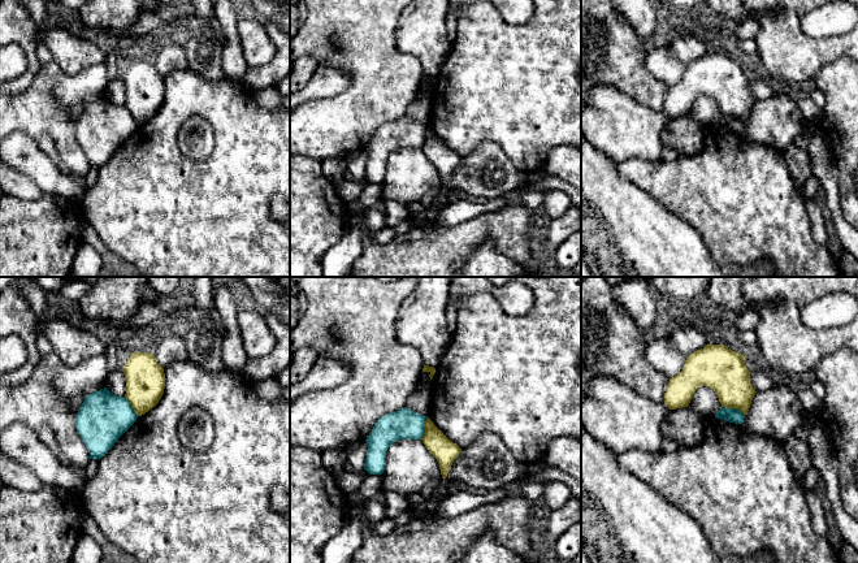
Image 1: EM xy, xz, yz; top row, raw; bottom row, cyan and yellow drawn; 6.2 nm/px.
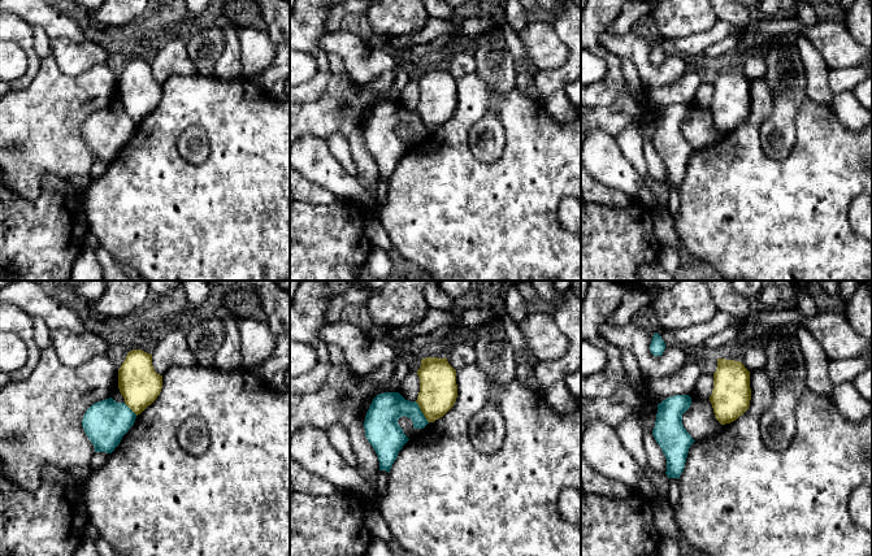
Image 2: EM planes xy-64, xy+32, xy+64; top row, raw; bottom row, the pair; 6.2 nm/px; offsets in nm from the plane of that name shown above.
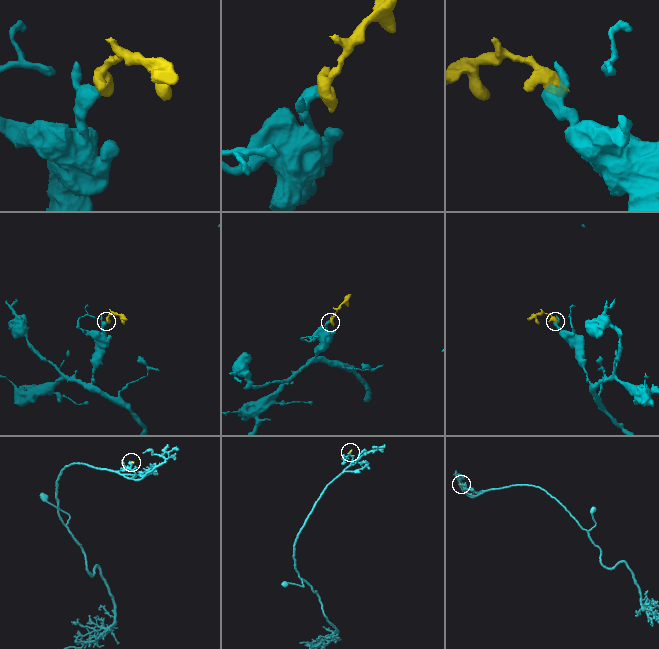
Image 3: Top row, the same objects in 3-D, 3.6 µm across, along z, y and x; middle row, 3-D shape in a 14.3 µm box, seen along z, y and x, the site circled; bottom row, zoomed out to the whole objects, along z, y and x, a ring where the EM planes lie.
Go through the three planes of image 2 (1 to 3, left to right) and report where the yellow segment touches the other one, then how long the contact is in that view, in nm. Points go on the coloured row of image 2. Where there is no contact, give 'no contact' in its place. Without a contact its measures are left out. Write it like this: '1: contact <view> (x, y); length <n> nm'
1: contact xy-64 (129, 408); length 120 nm
2: contact xy+32 (421, 412); length 160 nm
3: no contact

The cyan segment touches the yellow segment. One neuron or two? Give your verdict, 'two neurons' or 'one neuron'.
two neurons

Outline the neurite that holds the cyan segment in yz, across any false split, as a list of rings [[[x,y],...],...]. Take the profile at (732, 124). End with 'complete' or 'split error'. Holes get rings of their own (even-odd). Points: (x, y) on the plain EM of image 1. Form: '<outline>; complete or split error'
[[[720,116],[720,118],[715,122],[715,125],[718,127],[734,133],[742,133],[745,127],[745,124],[741,120],[736,117],[725,117],[725,116]]]; complete

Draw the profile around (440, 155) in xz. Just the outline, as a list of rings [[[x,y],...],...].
[[[429,126],[425,130],[425,140],[421,150],[429,161],[437,168],[442,187],[445,189],[454,169],[462,161],[462,157],[450,150]]]

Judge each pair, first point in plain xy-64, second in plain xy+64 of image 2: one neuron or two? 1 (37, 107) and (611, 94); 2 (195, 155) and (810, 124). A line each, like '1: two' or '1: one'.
1: two
2: two

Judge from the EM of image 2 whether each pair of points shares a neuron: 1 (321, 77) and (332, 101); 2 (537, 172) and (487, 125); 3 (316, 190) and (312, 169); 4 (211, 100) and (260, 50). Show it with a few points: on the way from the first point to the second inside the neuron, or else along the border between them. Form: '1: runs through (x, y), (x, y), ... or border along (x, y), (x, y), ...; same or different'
1: border along (332, 74), (325, 90), (316, 99), (303, 103); different
2: border along (497, 112), (504, 130), (504, 150), (486, 164); different
3: border along (303, 176), (321, 185), (338, 198); different
4: border along (243, 75), (250, 78); different

